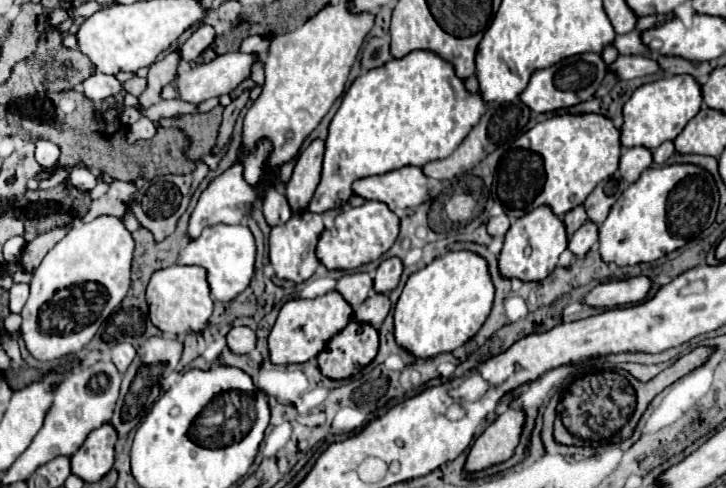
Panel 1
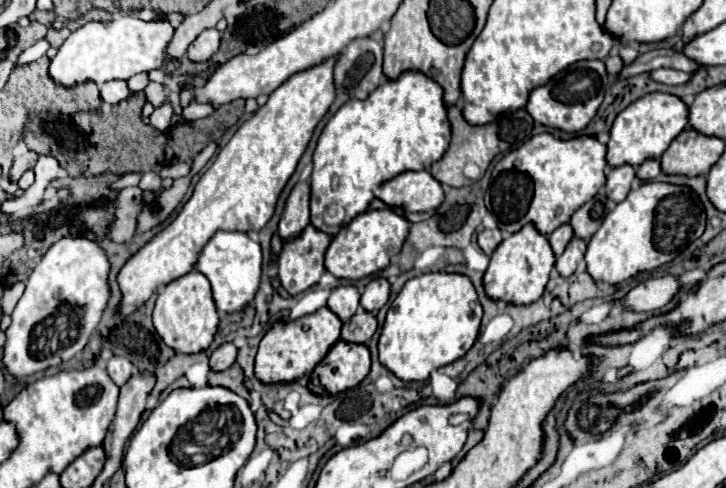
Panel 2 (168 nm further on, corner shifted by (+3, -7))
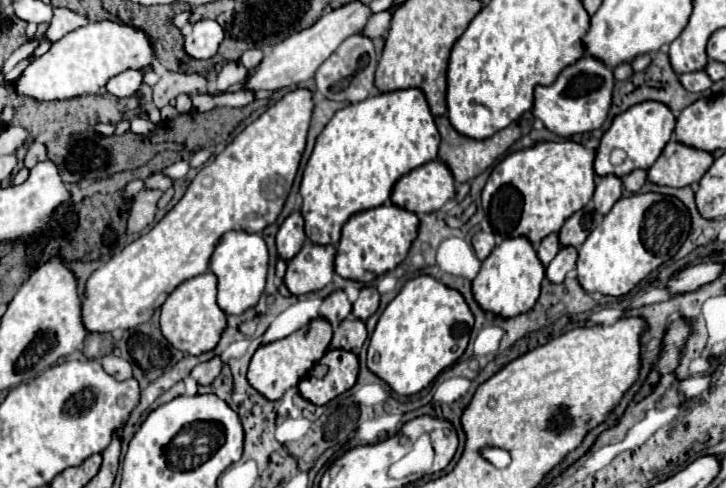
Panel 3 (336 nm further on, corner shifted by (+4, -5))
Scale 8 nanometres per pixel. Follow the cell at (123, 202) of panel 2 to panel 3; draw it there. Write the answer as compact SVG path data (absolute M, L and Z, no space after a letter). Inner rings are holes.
M141 189L129 209L129 219L127 219L127 233L139 233L143 231L155 217L157 211L157 201L163 195L159 189Z

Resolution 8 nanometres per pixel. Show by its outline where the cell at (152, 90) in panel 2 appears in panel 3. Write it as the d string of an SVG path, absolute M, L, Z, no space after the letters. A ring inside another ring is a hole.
M165 71L159 83L153 85L153 103L161 109L169 105L169 101L175 99L179 93L193 95L193 93L205 93L205 91L207 91L207 81L201 75Z

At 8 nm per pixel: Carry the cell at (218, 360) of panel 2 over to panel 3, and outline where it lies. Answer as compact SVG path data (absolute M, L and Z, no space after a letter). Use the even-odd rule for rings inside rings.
M215 355L213 359L205 361L205 363L199 363L193 371L191 371L191 377L197 379L199 385L209 385L223 369L223 361L219 355Z

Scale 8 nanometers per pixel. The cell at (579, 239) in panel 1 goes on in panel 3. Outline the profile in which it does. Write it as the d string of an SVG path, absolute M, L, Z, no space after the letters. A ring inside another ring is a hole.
M561 247L561 251L557 253L557 257L547 265L545 275L553 281L553 283L561 283L565 279L565 275L575 269L577 263L577 249L575 247Z

